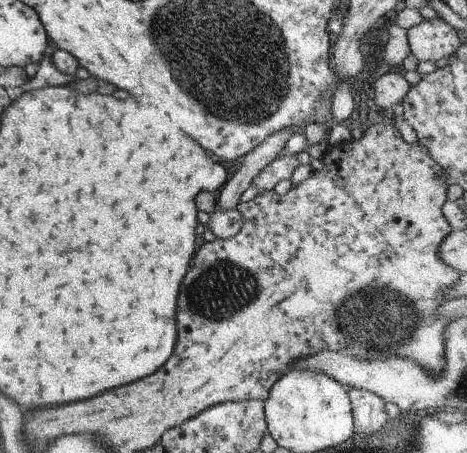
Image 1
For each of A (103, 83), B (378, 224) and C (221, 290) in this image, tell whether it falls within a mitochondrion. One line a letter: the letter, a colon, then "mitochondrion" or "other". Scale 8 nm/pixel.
A: other
B: other
C: mitochondrion

